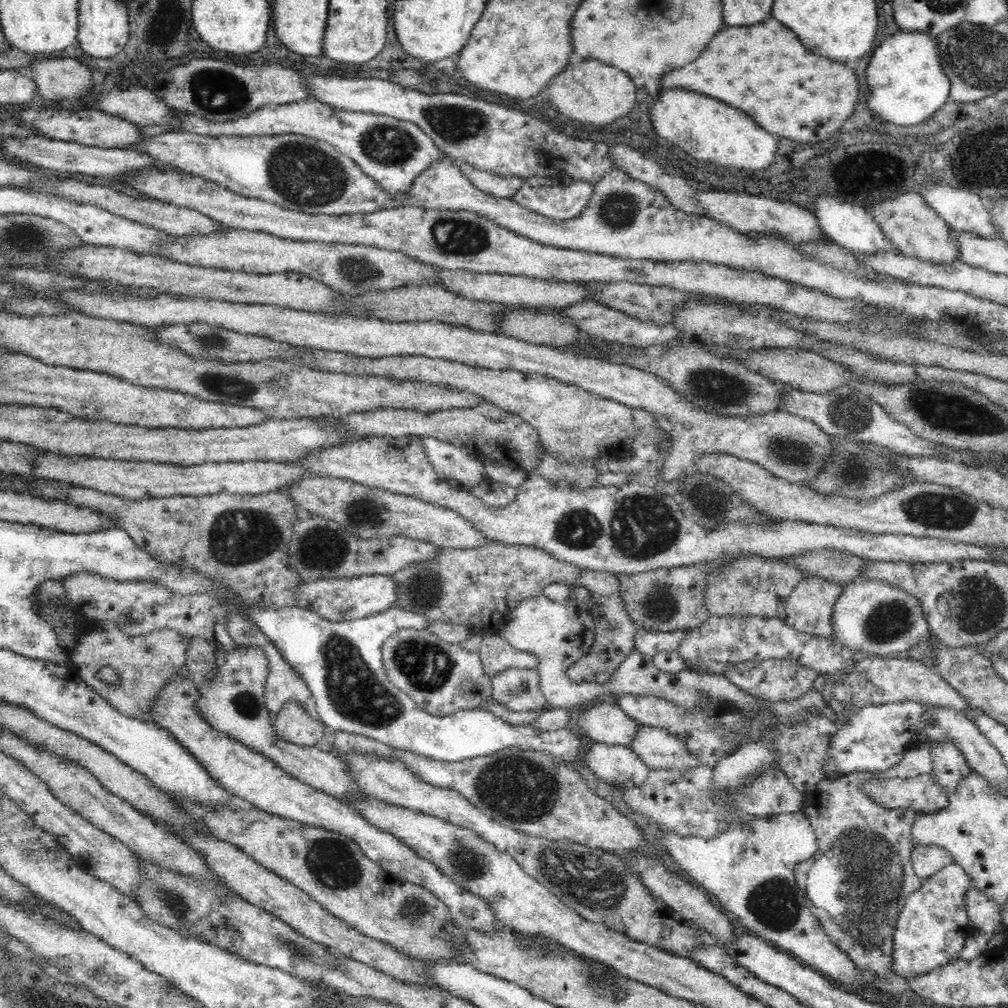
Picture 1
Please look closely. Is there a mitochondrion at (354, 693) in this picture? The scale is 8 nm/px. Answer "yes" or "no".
yes

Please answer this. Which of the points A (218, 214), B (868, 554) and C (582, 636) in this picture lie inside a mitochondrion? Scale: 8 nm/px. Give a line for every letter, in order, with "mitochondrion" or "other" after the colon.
A: other
B: other
C: other

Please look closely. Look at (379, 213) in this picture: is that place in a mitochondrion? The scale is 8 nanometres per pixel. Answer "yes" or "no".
no

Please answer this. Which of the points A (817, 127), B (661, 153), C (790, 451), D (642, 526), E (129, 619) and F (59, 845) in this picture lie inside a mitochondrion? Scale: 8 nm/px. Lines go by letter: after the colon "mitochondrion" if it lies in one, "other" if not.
A: other
B: other
C: mitochondrion
D: mitochondrion
E: other
F: other

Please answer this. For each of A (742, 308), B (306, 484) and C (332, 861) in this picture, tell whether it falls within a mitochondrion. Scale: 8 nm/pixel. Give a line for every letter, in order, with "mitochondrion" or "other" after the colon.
A: other
B: other
C: mitochondrion

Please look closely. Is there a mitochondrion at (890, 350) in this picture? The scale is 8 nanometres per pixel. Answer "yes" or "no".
no

